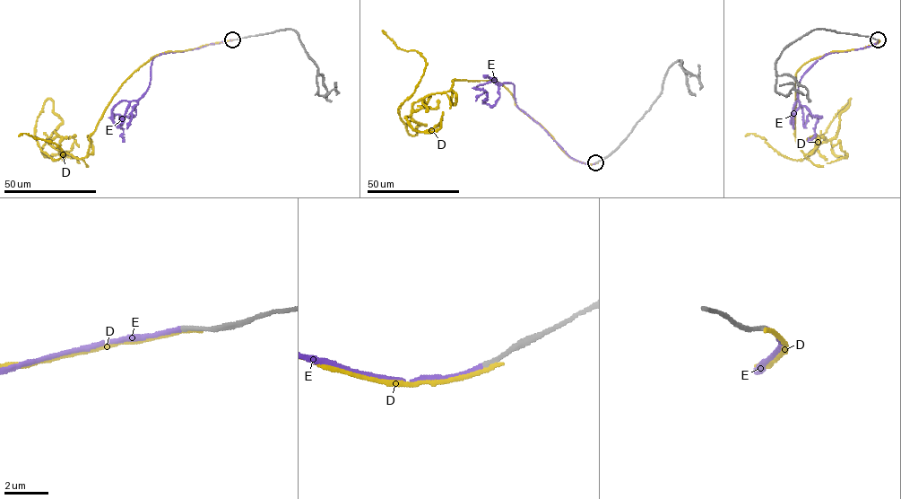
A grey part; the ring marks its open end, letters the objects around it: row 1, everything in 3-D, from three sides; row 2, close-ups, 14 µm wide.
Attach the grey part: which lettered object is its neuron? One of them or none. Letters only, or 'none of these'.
E

